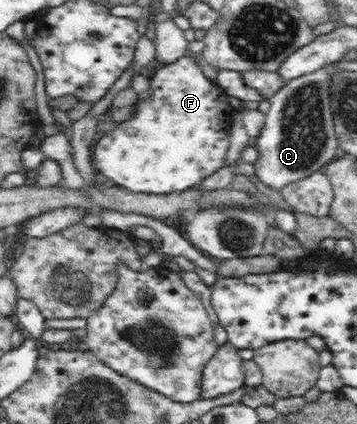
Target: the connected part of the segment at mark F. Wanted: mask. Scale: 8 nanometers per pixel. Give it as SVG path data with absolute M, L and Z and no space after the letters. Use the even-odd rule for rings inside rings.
M179 57L171 64L163 64L163 66L149 78L149 87L151 87L151 97L148 97L145 102L137 102L137 114L133 114L131 120L121 122L111 132L100 135L100 140L96 143L95 150L93 150L93 166L109 178L109 182L123 186L127 191L133 193L145 194L171 194L171 192L184 192L188 189L195 188L197 184L201 184L204 178L211 176L223 166L225 162L225 154L229 148L229 124L232 122L231 114L233 114L233 107L229 103L229 96L220 86L213 86L209 79L203 75L201 68L195 64L193 58Z

